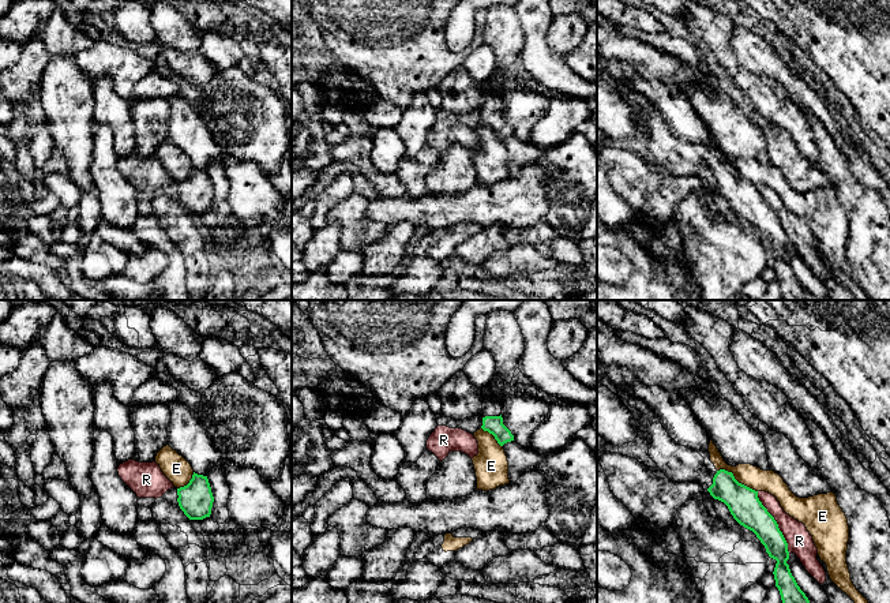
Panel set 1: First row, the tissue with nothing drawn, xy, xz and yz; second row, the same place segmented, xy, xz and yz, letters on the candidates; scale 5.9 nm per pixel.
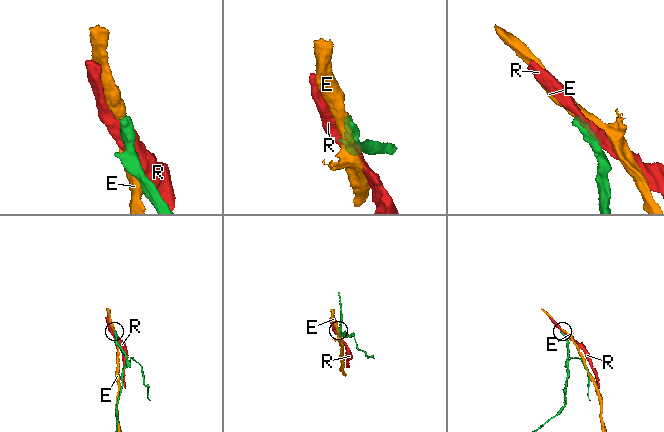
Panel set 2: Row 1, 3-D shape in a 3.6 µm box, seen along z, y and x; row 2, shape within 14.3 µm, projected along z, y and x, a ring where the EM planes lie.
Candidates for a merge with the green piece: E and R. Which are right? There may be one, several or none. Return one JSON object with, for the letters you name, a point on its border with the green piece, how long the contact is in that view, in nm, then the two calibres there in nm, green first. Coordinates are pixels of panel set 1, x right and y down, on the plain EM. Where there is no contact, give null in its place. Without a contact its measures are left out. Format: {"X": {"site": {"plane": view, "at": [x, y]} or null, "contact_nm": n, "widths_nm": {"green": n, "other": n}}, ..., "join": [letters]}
{"join": []}

